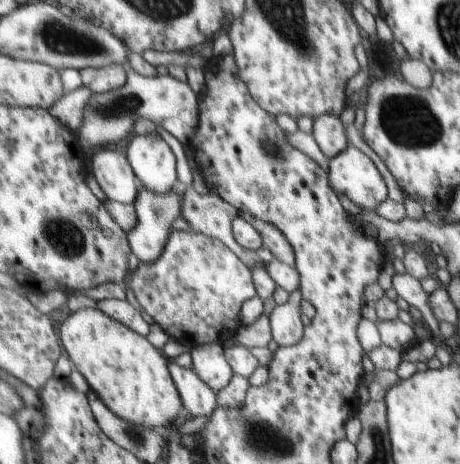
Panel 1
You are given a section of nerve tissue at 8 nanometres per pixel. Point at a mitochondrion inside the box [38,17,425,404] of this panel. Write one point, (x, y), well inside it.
(65, 40)

